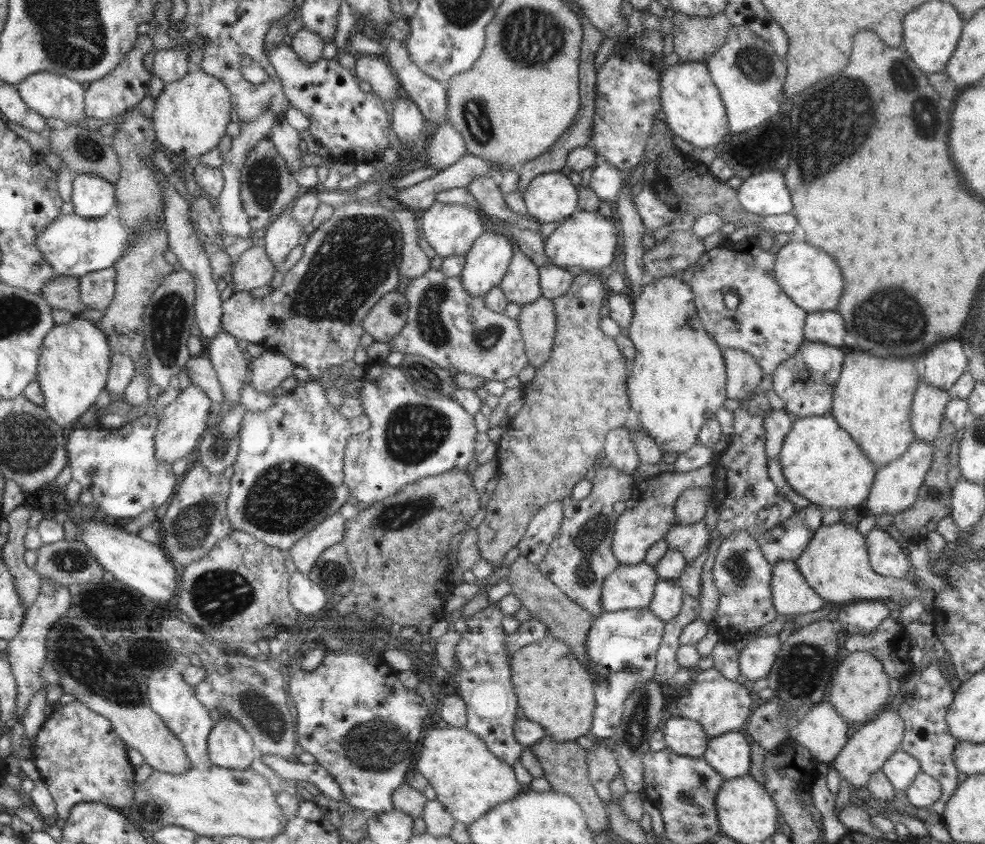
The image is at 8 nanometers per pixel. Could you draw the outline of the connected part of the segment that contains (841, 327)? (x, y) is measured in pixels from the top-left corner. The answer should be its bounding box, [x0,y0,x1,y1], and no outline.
[804,311,848,346]

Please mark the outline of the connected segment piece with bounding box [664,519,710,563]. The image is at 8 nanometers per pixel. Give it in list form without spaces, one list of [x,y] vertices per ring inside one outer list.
[[[704,519],[690,525],[676,525],[664,536],[668,548],[680,549],[684,553],[686,563],[692,561],[708,545],[710,532],[706,528]]]

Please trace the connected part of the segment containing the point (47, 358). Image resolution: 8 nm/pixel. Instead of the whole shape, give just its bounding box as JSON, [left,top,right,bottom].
[37,314,111,430]

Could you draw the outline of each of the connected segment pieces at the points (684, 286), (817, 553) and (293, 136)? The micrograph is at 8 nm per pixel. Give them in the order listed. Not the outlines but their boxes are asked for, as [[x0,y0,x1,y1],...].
[[628,275,727,452],[795,521,935,608],[268,119,304,174]]

